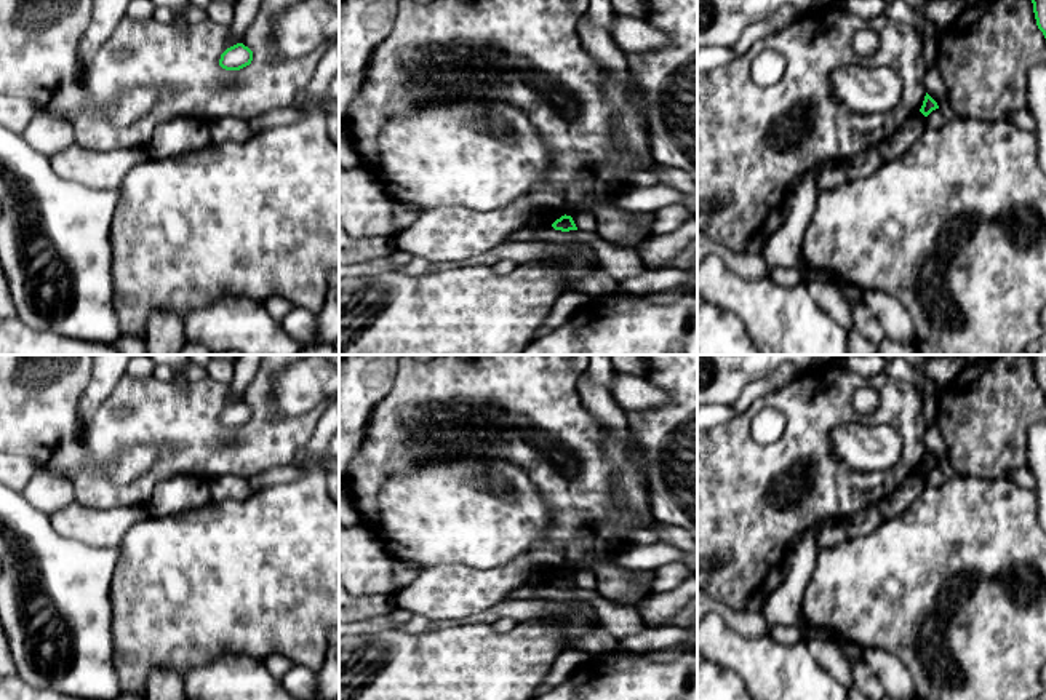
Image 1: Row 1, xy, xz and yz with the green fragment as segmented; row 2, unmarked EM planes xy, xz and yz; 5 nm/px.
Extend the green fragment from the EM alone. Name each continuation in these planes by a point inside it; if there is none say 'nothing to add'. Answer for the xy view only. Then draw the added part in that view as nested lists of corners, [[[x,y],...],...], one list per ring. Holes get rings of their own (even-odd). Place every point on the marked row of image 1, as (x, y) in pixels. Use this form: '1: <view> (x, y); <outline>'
nothing to add

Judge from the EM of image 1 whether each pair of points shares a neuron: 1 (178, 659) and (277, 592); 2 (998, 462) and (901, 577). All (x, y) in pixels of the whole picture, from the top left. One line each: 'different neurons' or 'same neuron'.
1: same neuron
2: different neurons

